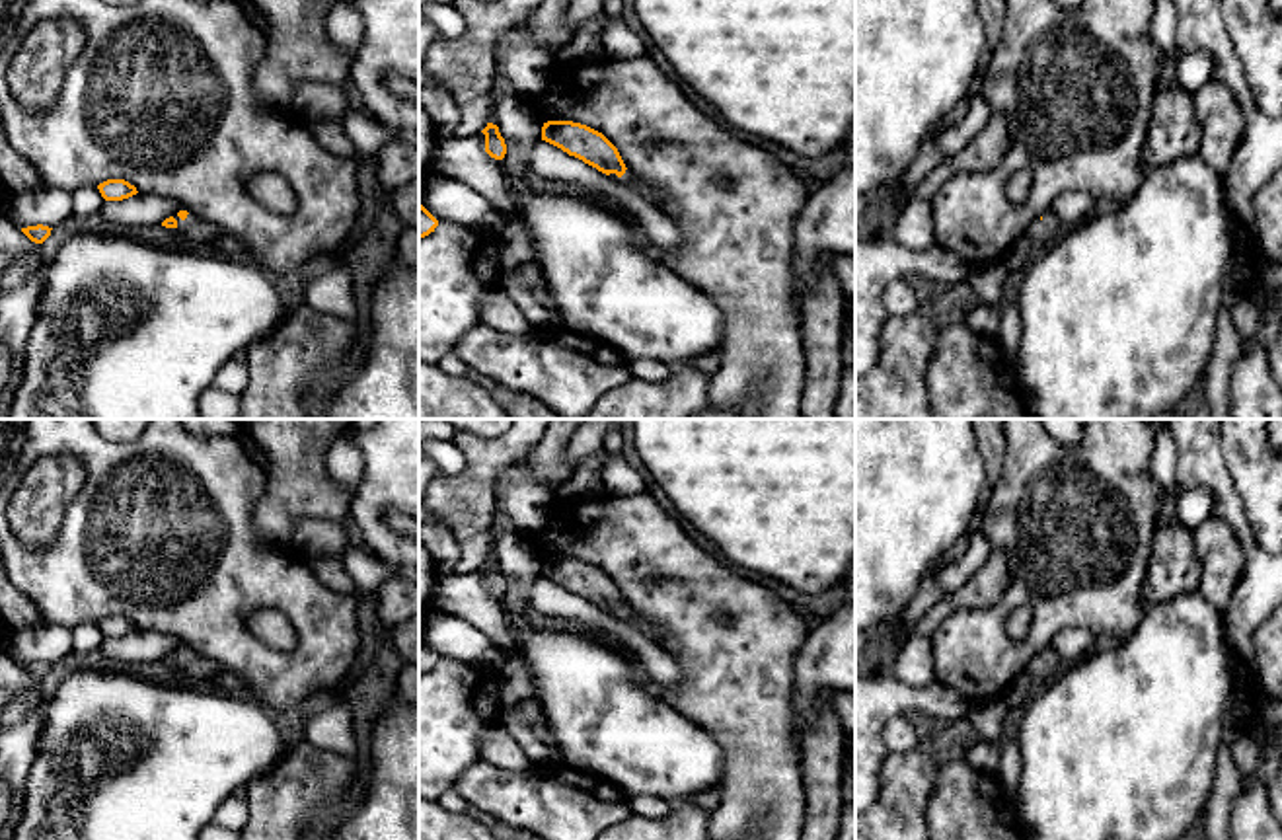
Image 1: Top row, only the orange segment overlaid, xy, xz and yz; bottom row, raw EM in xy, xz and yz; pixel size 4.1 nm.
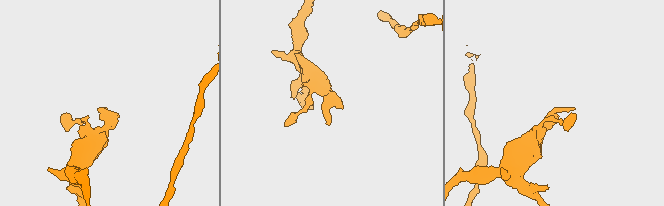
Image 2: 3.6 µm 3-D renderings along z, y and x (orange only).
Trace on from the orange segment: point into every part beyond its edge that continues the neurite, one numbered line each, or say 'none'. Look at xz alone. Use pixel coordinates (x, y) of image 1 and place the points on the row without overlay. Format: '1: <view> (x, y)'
1: xz (628, 614)

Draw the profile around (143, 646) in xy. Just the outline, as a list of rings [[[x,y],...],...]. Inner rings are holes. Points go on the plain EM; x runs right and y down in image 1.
[[[138,628],[123,637],[105,637],[99,649],[109,668],[131,668],[138,663],[162,661],[179,647],[185,647],[179,637]]]

